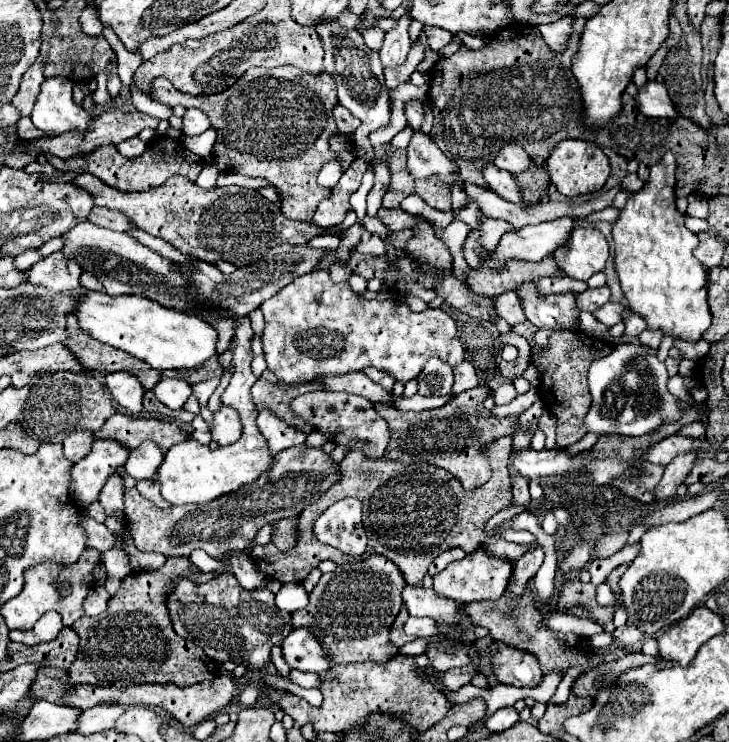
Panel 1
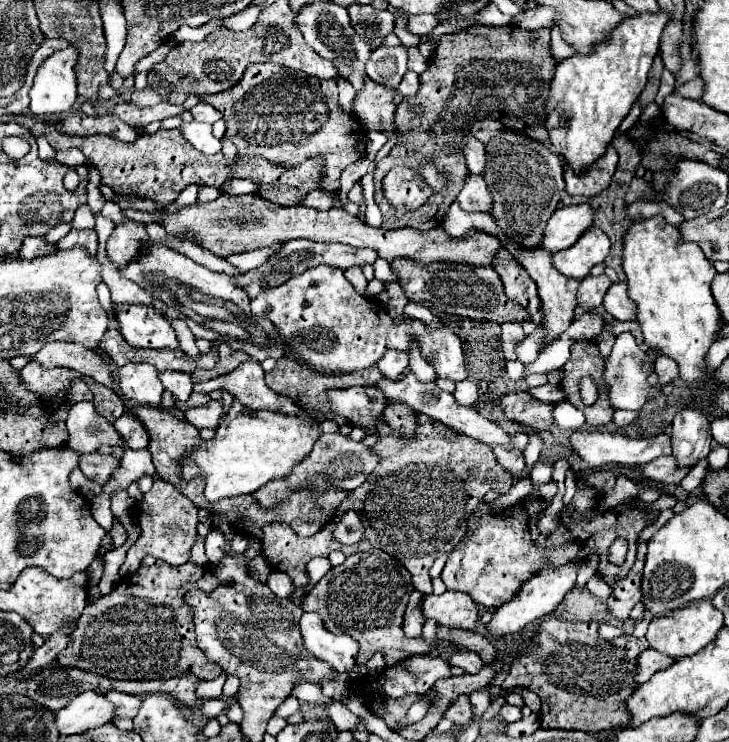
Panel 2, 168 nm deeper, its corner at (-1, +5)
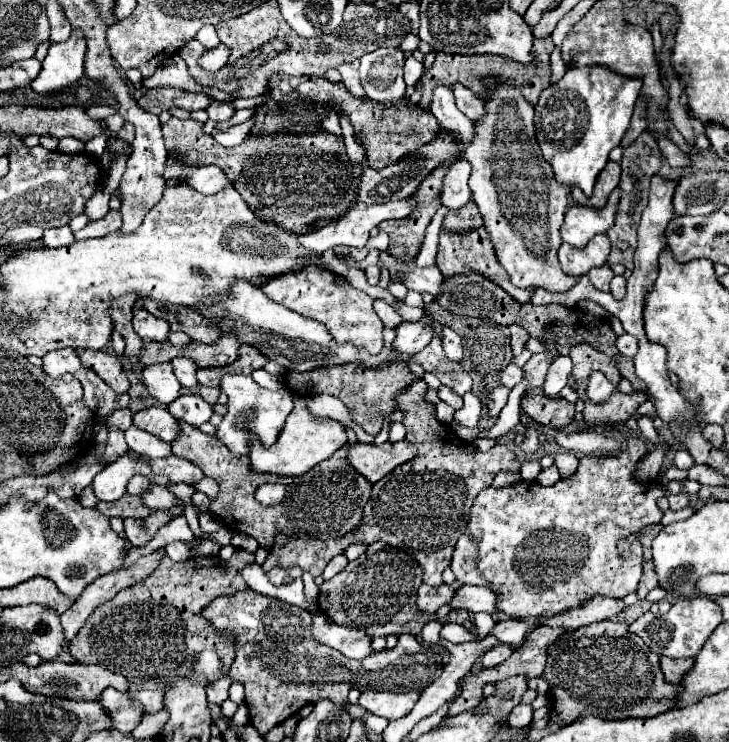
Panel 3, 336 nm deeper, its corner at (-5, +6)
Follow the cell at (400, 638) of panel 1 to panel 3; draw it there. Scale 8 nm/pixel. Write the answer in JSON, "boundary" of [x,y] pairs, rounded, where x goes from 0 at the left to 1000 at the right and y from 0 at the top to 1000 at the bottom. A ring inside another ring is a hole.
{"boundary":[[[580,786],[575,791],[575,802],[572,802],[572,815],[578,823],[583,826],[597,826],[605,815],[616,813],[616,807],[621,807],[624,794],[619,794],[616,788],[605,788],[605,791],[591,791],[586,786]]]}

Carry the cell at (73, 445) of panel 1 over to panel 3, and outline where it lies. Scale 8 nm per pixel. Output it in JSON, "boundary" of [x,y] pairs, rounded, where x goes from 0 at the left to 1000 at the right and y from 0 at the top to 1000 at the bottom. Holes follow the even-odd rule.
{"boundary":[[[180,573],[171,581],[171,592],[174,592],[174,600],[177,600],[180,608],[185,608],[191,613],[202,613],[204,619],[237,613],[235,611],[235,597],[226,597],[226,594],[215,592],[213,586],[207,586],[196,578],[188,578],[185,573]]]}

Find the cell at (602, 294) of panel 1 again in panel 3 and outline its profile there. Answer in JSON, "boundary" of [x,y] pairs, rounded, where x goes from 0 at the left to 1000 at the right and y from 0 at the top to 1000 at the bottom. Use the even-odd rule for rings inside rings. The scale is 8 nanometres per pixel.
{"boundary":[[[824,357],[824,360],[811,363],[811,365],[805,368],[805,373],[808,373],[811,381],[816,384],[816,389],[822,389],[822,392],[835,392],[835,381],[838,381],[838,376],[844,373],[844,368],[838,365],[835,357]]]}

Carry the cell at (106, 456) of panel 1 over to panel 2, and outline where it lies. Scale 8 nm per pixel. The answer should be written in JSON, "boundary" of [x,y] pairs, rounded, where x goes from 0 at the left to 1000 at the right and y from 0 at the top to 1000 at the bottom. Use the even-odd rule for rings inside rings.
{"boundary":[[[171,555],[160,569],[155,569],[160,585],[166,585],[171,604],[202,604],[202,585],[199,577],[193,574],[193,569],[188,569],[188,563],[182,563],[182,558]]]}

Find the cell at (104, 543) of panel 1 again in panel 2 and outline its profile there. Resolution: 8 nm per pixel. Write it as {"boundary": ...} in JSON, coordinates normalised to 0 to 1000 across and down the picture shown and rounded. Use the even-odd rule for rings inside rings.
{"boundary":[[[163,701],[155,704],[155,712],[150,714],[150,722],[152,722],[158,736],[166,736],[174,728],[174,717],[171,717],[171,712],[169,712],[169,706]]]}

